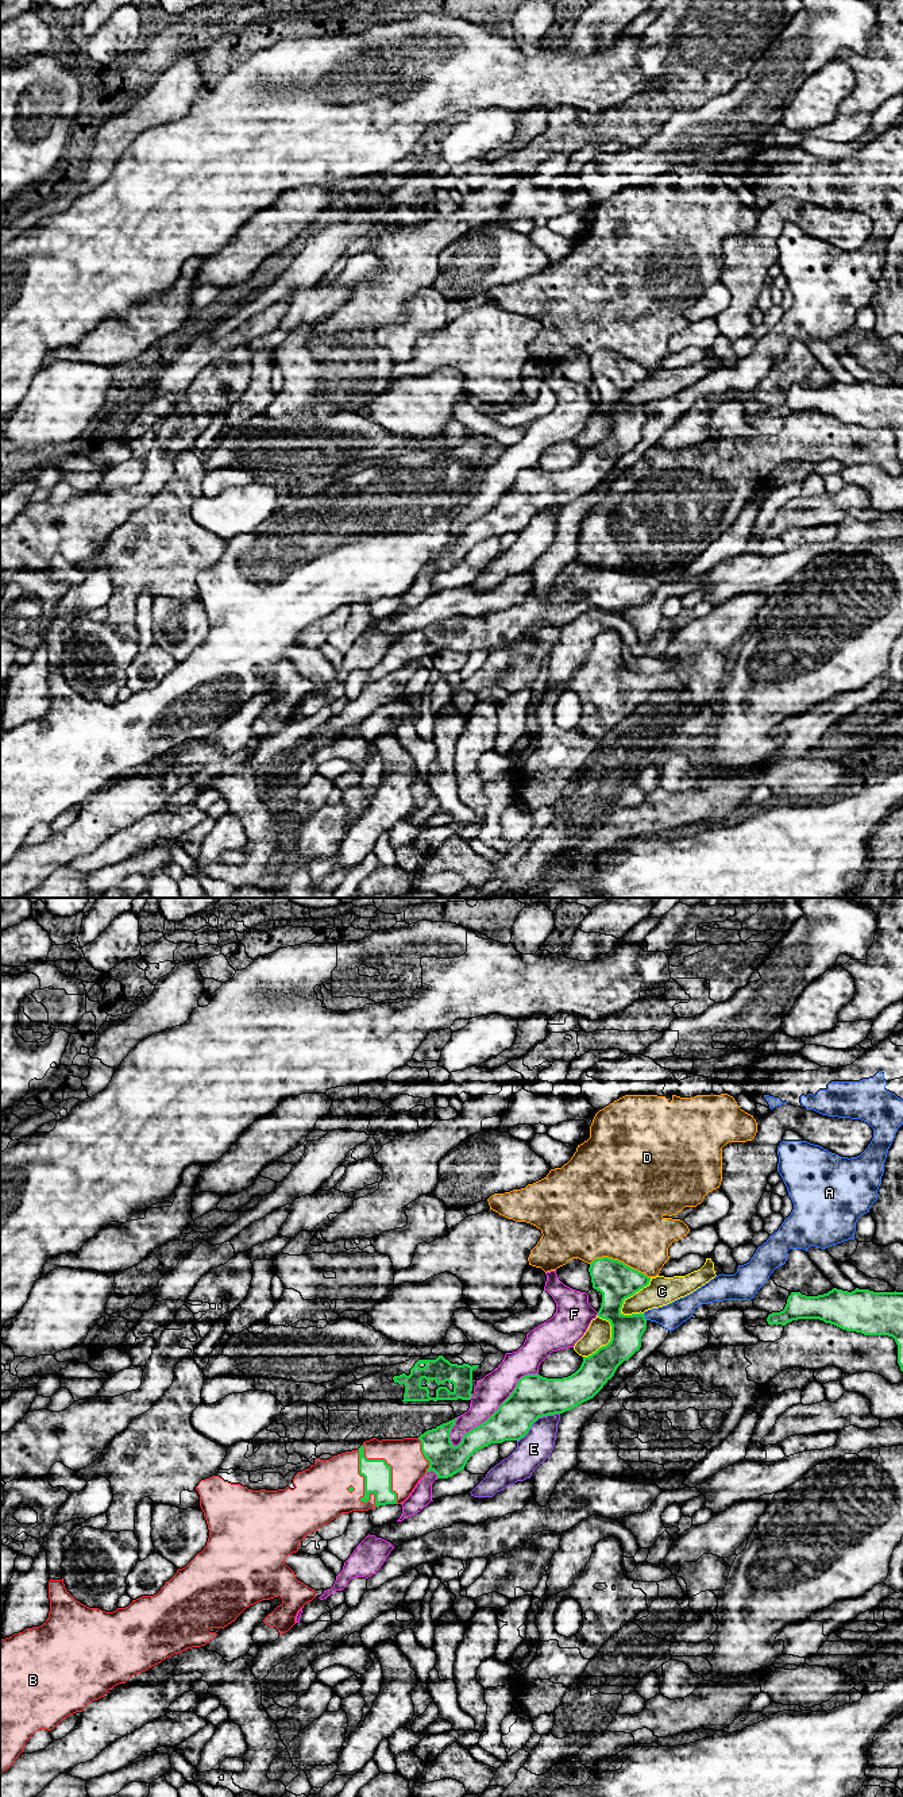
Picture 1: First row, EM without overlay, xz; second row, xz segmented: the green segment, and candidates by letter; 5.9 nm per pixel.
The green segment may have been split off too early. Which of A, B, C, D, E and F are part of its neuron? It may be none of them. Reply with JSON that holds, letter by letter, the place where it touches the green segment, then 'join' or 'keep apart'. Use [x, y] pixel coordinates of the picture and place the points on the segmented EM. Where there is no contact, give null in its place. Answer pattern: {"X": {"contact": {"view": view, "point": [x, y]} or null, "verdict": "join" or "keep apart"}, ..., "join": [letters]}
{"A": {"contact": {"view": "xz", "point": [644, 1317]}, "verdict": "keep apart"}, "B": {"contact": {"view": "xz", "point": [365, 1488]}, "verdict": "join"}, "C": {"contact": {"view": "xz", "point": [632, 1295]}, "verdict": "keep apart"}, "D": {"contact": {"view": "xz", "point": [620, 1261]}, "verdict": "keep apart"}, "E": {"contact": {"view": "xz", "point": [536, 1419]}, "verdict": "keep apart"}, "F": {"contact": {"view": "xz", "point": [497, 1410]}, "verdict": "keep apart"}, "join": ["B"]}

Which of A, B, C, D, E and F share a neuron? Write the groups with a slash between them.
A / B / C / D / E / F

